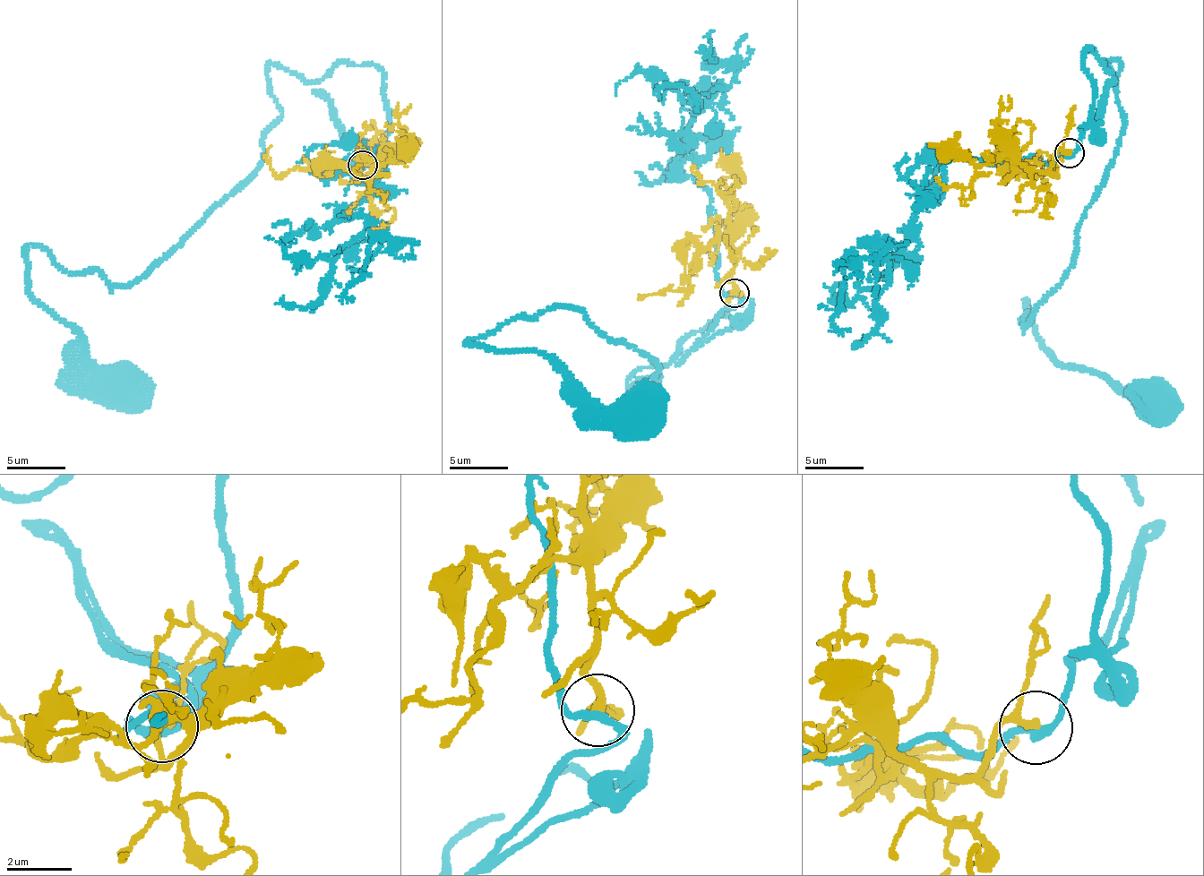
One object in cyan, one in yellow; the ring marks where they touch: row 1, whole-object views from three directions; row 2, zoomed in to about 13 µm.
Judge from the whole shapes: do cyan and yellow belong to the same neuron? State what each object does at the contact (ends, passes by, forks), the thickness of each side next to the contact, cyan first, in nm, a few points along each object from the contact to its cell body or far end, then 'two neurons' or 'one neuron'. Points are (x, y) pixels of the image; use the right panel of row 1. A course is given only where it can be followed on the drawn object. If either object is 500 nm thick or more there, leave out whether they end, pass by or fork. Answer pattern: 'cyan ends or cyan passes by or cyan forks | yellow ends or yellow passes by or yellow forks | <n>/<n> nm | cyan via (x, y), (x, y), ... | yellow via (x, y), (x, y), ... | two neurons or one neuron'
cyan passes by | yellow passes by | 240/190 nm | cyan via (1070, 153), (1100, 123), (1096, 51), (1121, 137), (1065, 279), (1019, 322), (1026, 302), (1047, 350), (1154, 403) | yellow via (1070, 153), (1058, 150), (1045, 171), (1016, 161), (1011, 166), (1036, 178), (1049, 171), (1042, 183), (1038, 156) | two neurons

